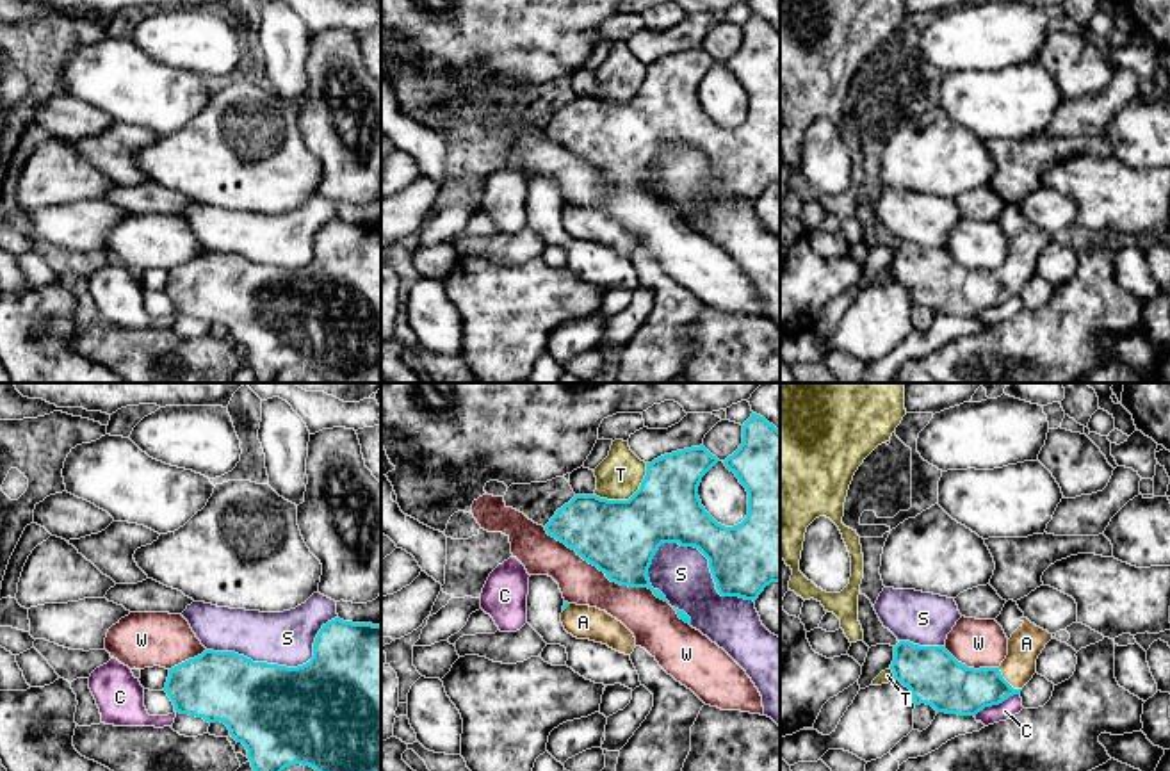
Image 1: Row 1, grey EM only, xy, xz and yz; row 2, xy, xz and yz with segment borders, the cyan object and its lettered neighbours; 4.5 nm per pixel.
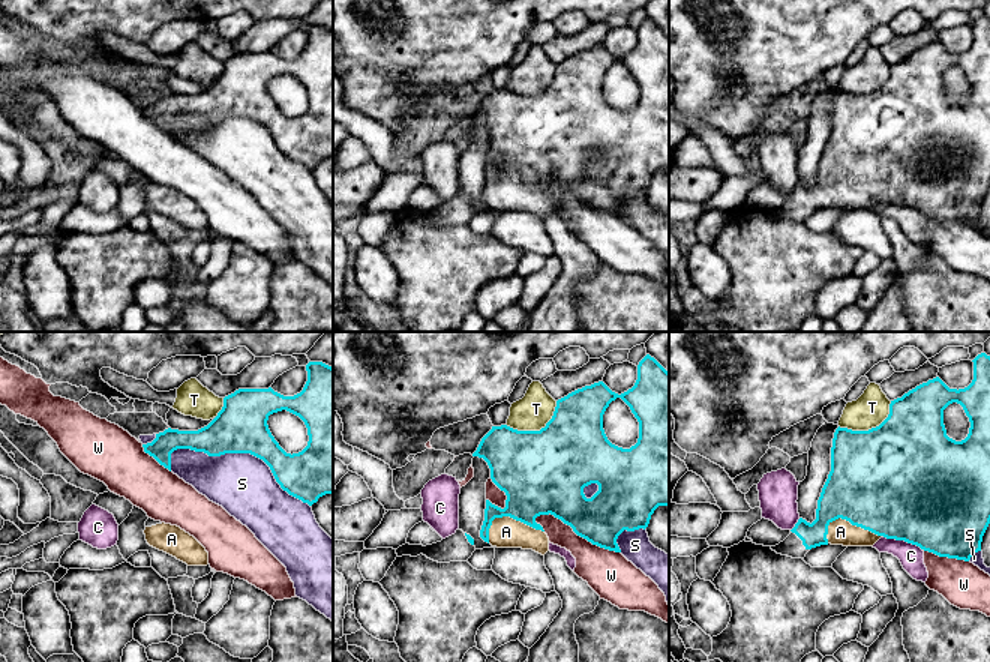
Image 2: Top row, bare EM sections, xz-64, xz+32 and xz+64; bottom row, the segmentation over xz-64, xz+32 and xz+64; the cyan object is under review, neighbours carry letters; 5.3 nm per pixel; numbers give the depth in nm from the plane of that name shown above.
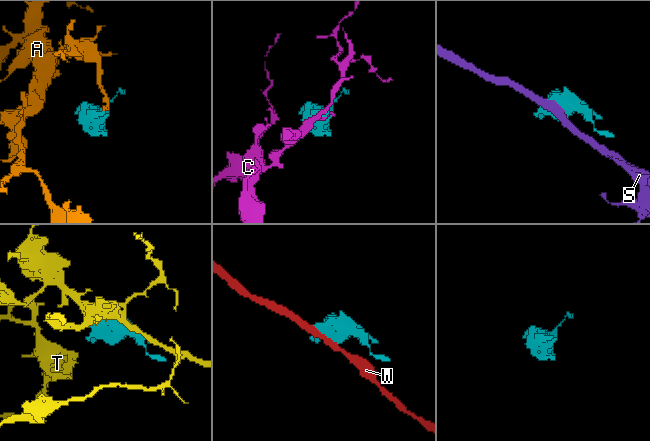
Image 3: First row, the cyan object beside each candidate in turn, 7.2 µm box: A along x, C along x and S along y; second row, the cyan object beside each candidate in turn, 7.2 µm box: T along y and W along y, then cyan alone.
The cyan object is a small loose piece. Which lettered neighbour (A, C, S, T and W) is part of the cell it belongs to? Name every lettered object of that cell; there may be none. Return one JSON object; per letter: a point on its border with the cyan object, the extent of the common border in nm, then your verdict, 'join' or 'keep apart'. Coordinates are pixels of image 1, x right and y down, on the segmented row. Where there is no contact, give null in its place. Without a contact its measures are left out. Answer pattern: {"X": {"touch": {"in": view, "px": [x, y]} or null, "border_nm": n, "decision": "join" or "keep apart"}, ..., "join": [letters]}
{"A": {"touch": {"in": "yz", "px": [1007, 682]}, "border_nm": 150, "decision": "join"}, "C": {"touch": {"in": "yz", "px": [996, 704]}, "border_nm": 240, "decision": "keep apart"}, "S": {"touch": {"in": "xz", "px": [707, 558]}, "border_nm": 500, "decision": "keep apart"}, "T": {"touch": {"in": "xz", "px": [629, 499]}, "border_nm": 280, "decision": "keep apart"}, "W": {"touch": {"in": "xz", "px": [606, 576]}, "border_nm": 650, "decision": "keep apart"}, "join": ["A"]}

